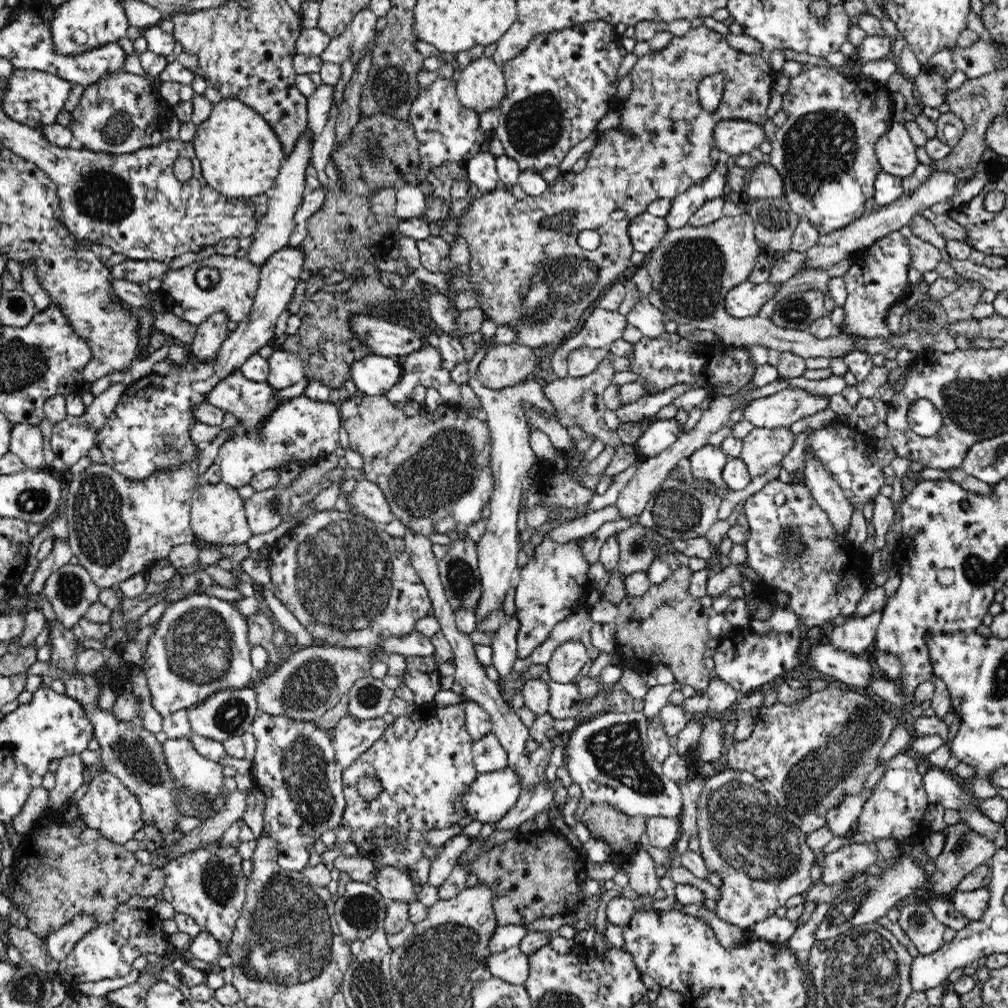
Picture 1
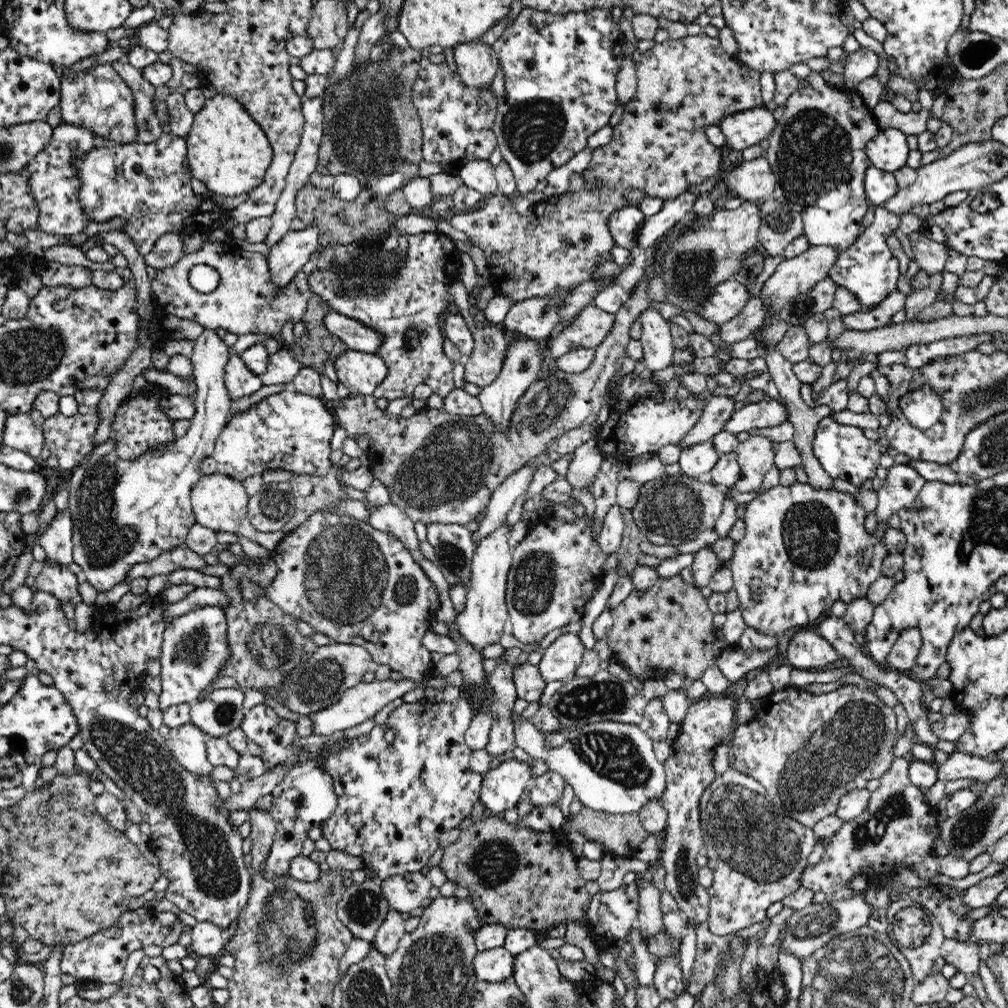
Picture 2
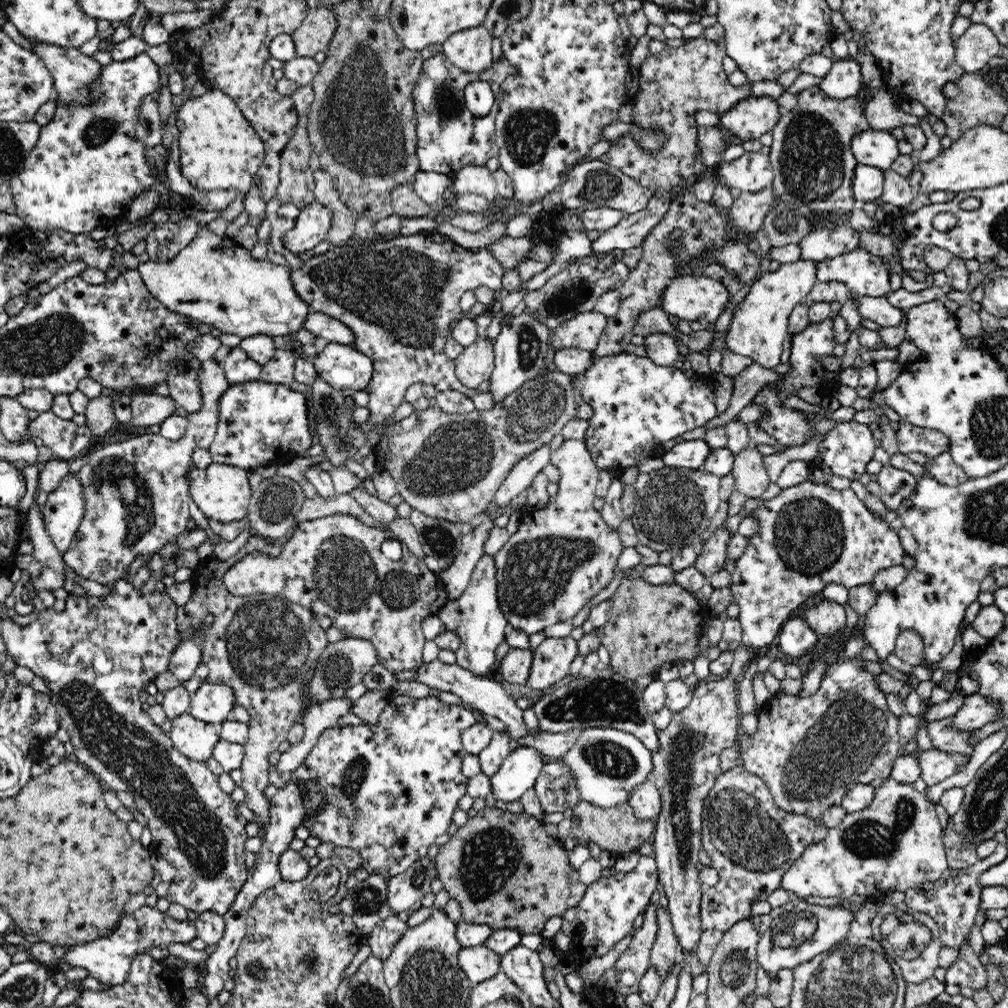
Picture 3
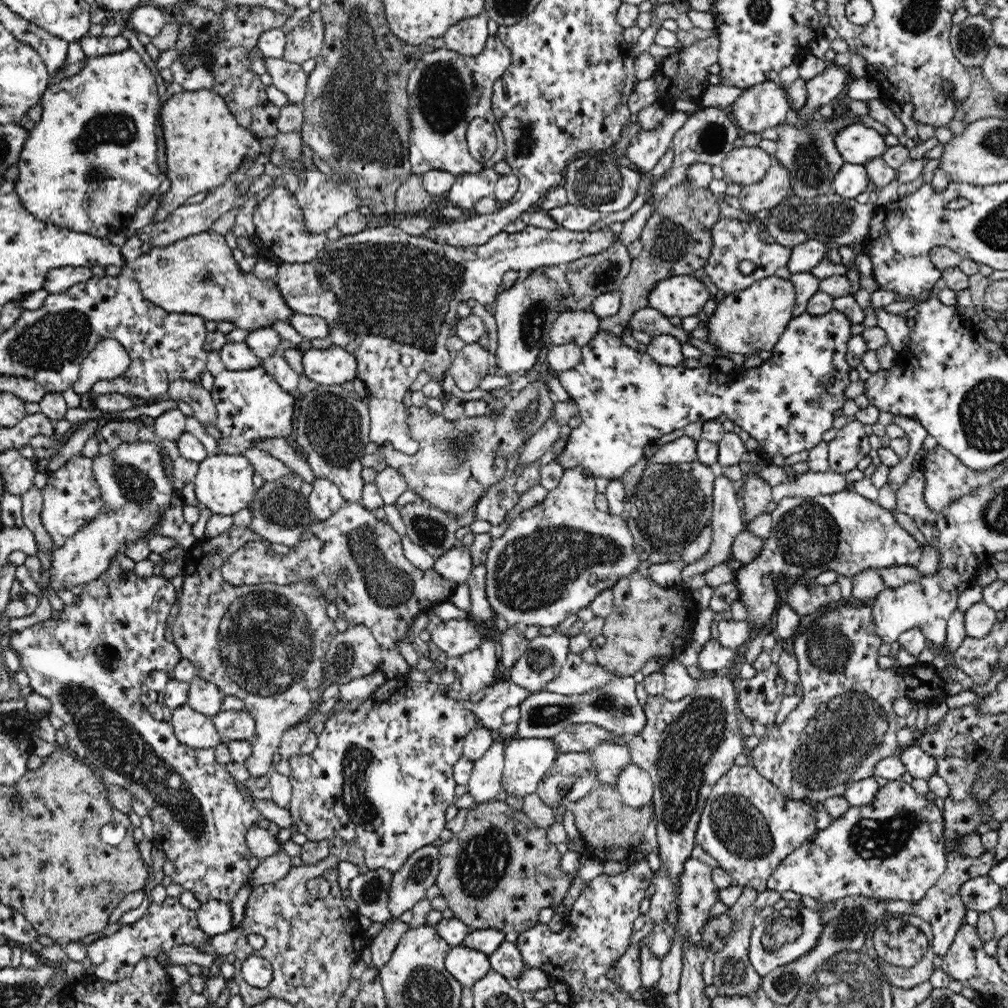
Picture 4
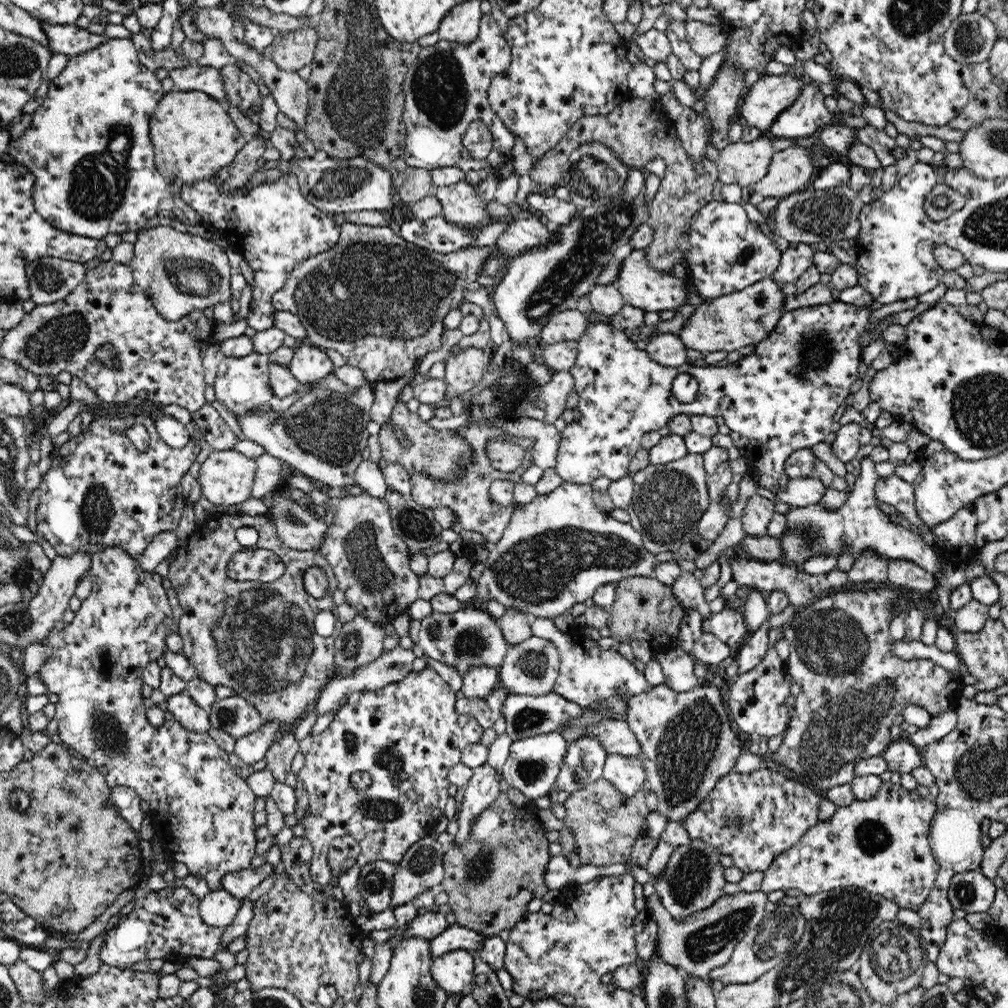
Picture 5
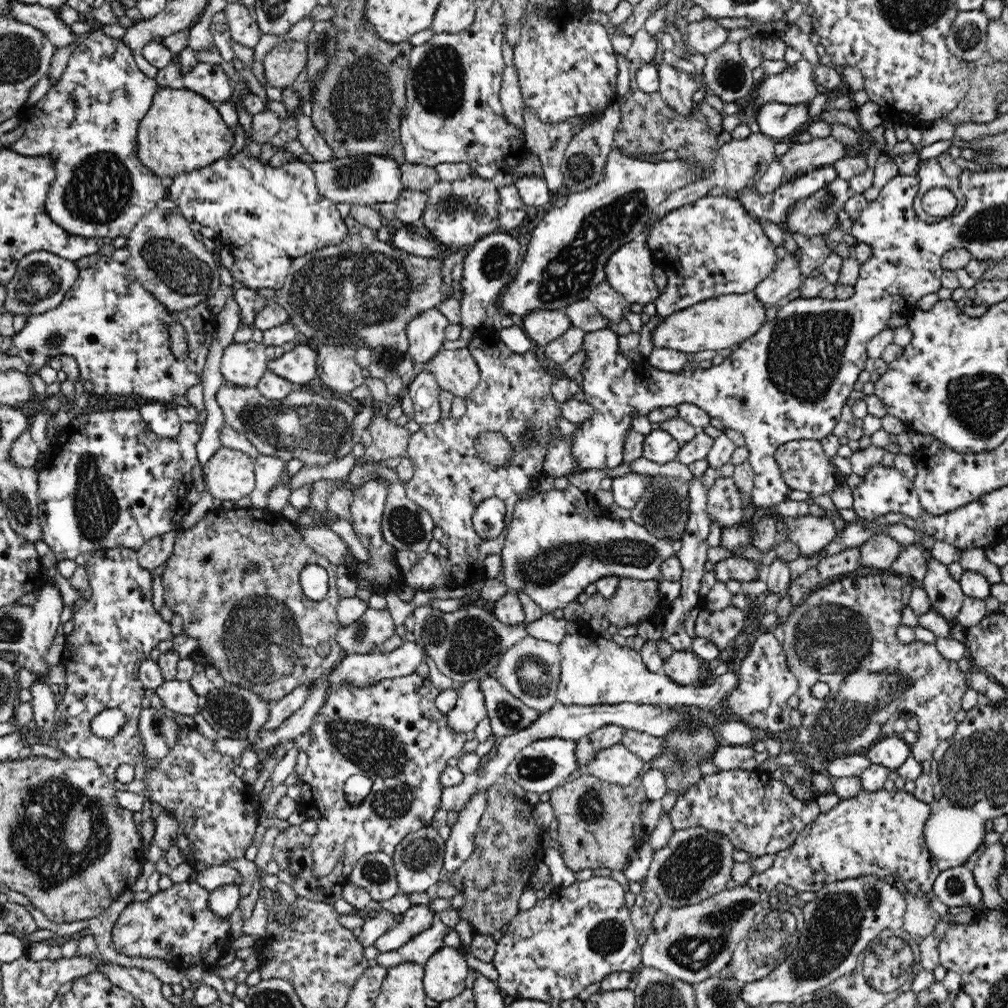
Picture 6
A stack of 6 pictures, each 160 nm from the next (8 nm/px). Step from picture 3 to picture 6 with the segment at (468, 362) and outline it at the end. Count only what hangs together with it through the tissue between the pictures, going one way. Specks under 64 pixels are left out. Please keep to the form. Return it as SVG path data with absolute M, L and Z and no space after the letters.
M441 349L428 363L425 372L431 373L444 393L466 399L478 387L481 375L470 350Z

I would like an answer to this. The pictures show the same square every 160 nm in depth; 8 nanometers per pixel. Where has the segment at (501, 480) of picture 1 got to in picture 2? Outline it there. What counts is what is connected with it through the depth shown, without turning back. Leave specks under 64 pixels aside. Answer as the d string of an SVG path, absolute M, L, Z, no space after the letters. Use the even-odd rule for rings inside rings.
M516 336L507 345L507 354L498 377L488 387L482 387L480 390L478 399L484 409L484 413L491 418L491 421L499 428L500 432L504 432L508 428L512 412L514 412L518 400L534 382L539 380L538 372L542 368L544 359L541 344L546 345L546 340L529 337L519 338L519 336ZM502 523L492 534L479 540L471 562L470 582L467 587L466 605L462 612L456 612L456 631L460 641L466 641L474 651L482 655L483 649L501 642L504 624L509 614L506 608L506 578L512 557L508 545L510 527Z

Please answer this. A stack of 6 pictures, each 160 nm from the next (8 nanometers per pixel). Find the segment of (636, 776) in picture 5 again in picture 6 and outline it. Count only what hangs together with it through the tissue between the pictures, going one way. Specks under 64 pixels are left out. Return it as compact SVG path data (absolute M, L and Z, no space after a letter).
M621 742L598 750L594 758L578 766L576 772L588 772L589 775L609 783L626 786L630 780L641 774L648 765L637 754L630 752Z

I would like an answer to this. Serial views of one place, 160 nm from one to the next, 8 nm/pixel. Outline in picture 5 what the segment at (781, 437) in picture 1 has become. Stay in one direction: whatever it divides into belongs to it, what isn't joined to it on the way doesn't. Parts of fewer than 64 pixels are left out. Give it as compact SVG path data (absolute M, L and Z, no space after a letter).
M756 494L750 498L741 518L745 533L751 537L768 535L768 525L776 513L774 507L774 503L763 494Z

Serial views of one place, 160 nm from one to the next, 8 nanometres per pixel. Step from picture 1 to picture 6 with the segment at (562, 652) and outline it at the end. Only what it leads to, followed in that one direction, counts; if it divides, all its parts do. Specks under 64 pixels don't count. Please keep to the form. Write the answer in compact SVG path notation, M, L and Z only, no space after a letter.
M528 635L506 650L494 669L494 676L522 703L542 714L558 703L555 690L560 680L560 672L559 646Z

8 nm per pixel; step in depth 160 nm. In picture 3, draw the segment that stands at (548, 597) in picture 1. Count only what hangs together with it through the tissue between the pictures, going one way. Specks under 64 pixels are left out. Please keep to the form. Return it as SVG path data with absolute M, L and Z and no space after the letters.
M573 438L564 439L562 445L551 452L549 463L556 466L560 473L556 495L550 497L541 510L532 512L532 524L524 524L522 516L517 530L510 534L508 541L493 556L501 611L512 628L529 635L576 616L579 610L610 584L616 572L618 557L625 548L618 532L607 526L600 511L592 506L596 498L599 469L586 449L586 443Z

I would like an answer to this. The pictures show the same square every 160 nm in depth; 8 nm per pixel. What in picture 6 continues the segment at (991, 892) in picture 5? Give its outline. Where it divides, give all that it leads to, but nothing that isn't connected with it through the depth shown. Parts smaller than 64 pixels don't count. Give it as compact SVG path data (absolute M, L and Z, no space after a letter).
M964 865L940 871L932 890L940 902L949 908L973 906L976 912L985 908L982 903L982 891L975 882L973 872Z

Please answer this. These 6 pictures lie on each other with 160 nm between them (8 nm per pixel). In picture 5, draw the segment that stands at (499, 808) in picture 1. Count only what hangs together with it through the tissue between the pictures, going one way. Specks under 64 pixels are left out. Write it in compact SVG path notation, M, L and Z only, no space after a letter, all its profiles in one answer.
M558 731L513 741L502 769L504 780L509 786L514 786L518 791L524 793L529 801L548 795L561 771L568 745L569 743Z

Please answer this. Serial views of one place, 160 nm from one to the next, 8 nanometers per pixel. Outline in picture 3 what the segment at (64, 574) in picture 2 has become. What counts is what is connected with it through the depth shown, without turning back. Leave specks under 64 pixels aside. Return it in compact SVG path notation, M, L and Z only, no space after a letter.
M34 500L26 513L29 528L28 540L33 544L32 554L34 560L41 562L43 566L41 574L33 584L36 589L53 591L63 588L64 584L62 553L56 548L46 530L41 508L42 505Z

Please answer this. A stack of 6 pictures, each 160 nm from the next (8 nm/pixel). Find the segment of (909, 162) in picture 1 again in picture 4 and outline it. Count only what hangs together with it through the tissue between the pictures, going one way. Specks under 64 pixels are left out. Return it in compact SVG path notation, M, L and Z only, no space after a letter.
M855 121L834 132L834 147L842 155L842 161L862 165L887 149L882 133L871 126Z

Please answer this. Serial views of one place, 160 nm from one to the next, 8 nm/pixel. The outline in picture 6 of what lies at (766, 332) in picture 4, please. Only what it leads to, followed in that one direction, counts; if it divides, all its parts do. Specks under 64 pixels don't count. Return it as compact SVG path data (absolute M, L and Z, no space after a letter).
M754 291L746 294L729 294L721 297L711 298L697 305L689 306L685 310L664 317L662 323L652 331L652 343L656 348L668 348L684 353L698 353L705 350L716 350L730 348L734 344L740 345L748 338L751 338L762 326L764 322L765 308L762 301L754 295Z

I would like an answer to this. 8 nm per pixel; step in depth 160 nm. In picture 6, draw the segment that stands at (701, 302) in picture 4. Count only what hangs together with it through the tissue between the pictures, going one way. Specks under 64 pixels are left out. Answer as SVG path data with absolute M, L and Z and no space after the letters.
M639 237L622 244L608 256L604 266L605 282L622 294L628 304L645 305L660 296L652 279L654 267L654 257L646 241Z

